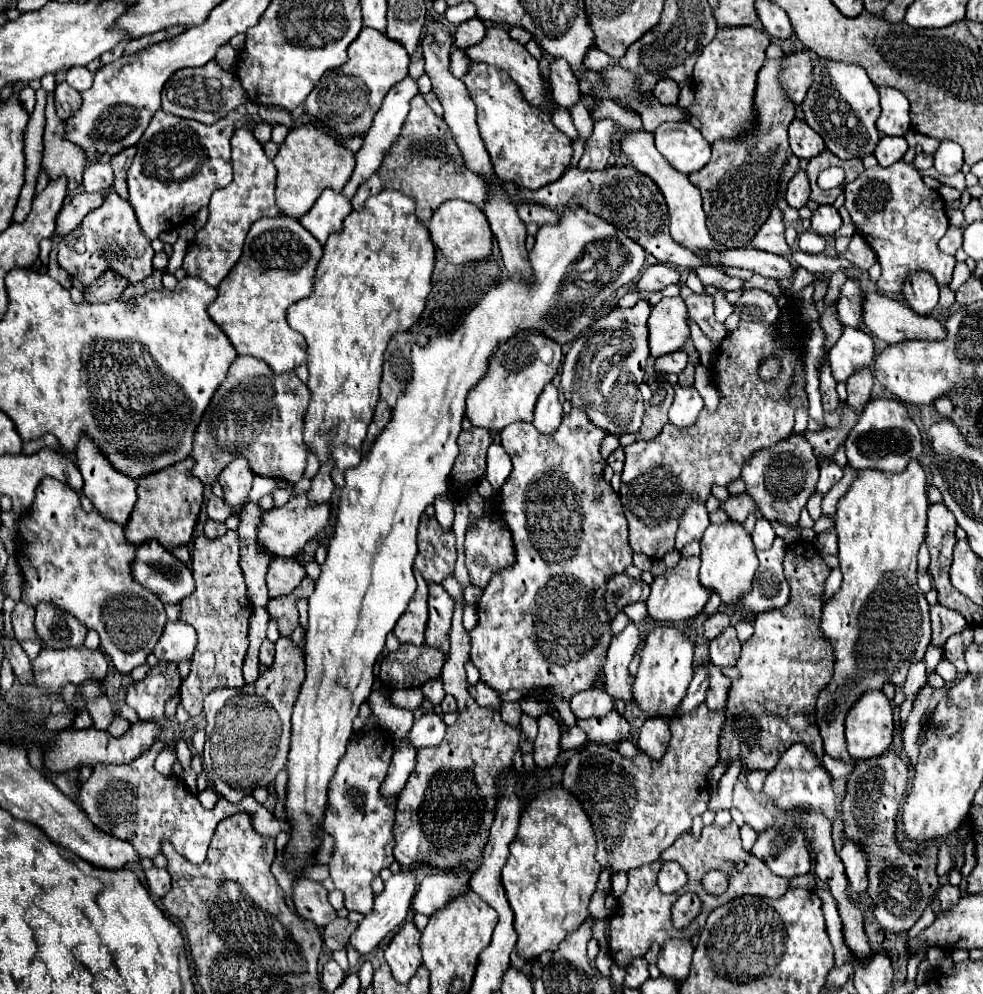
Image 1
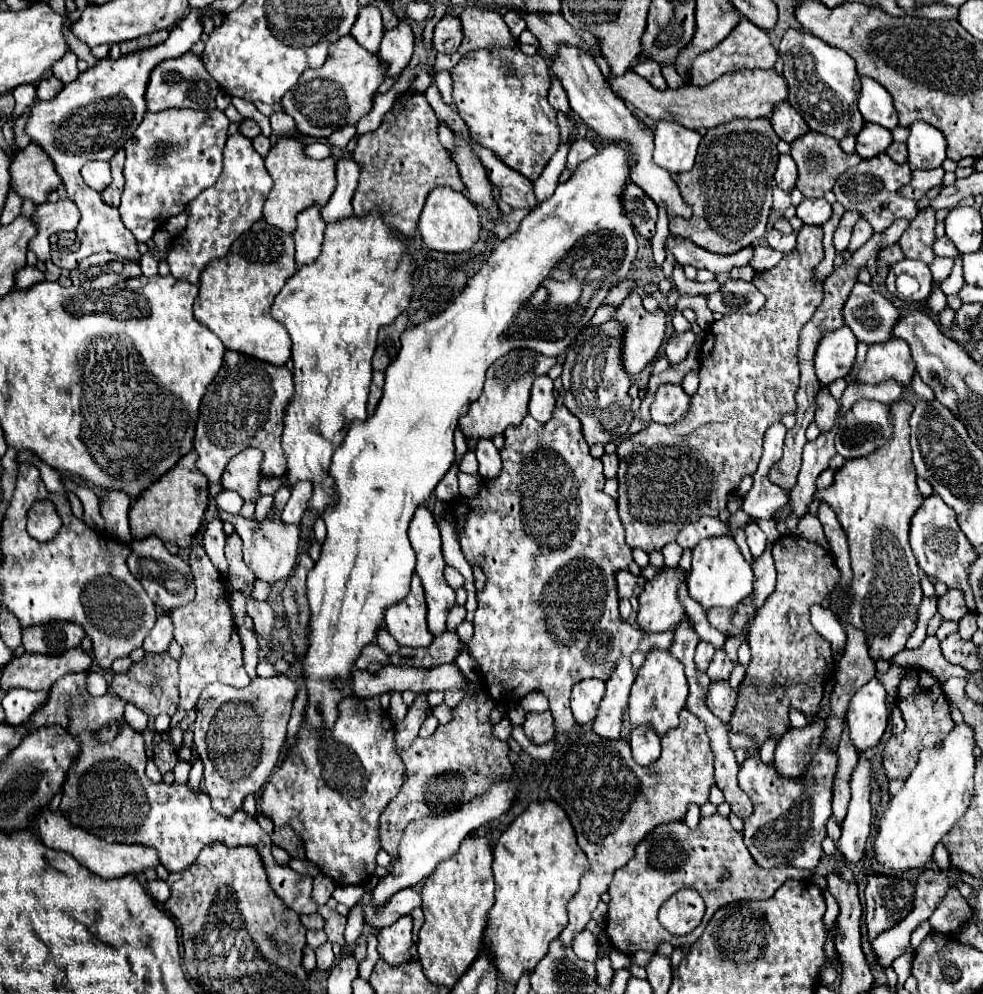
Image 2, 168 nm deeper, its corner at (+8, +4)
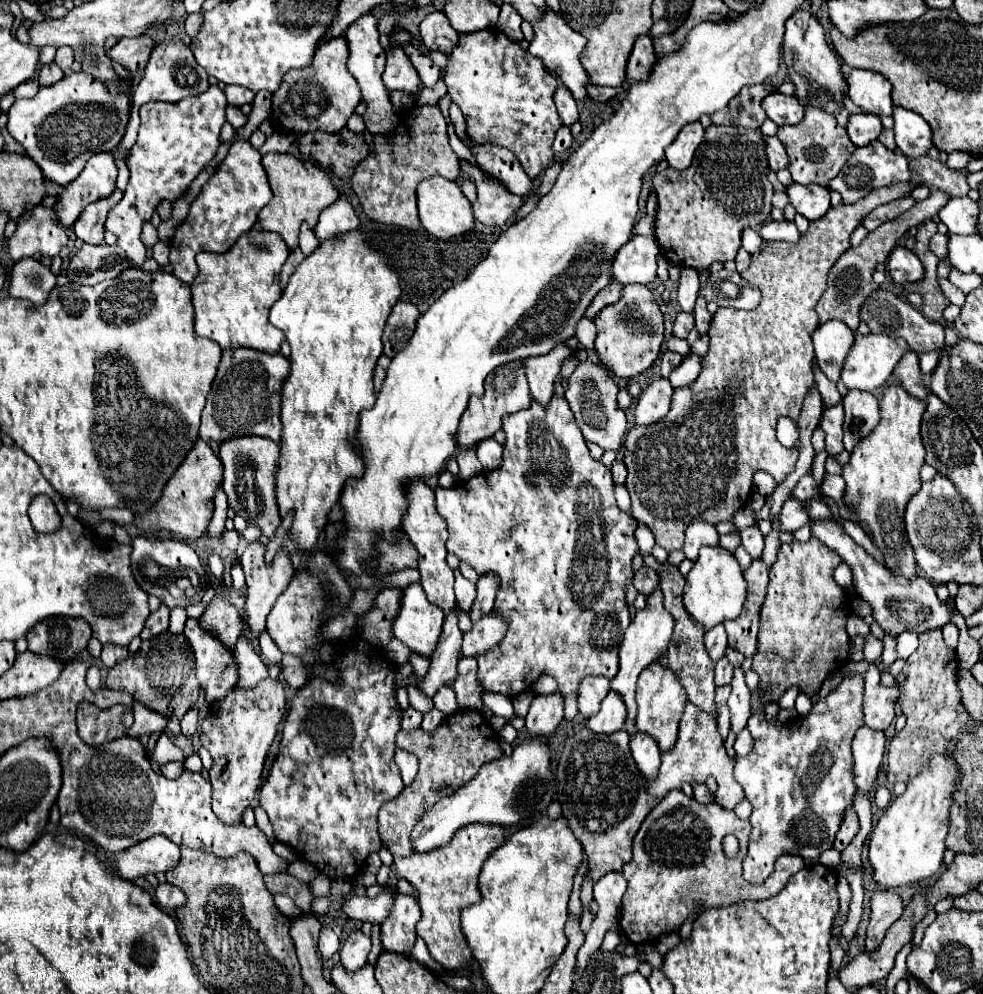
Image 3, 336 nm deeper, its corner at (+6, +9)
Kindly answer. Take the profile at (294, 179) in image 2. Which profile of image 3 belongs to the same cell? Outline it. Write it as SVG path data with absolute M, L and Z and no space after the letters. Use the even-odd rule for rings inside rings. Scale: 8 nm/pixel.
M289 153L263 155L263 167L267 171L269 185L273 189L273 199L261 209L259 223L265 231L279 233L283 237L283 241L293 249L297 243L297 237L299 237L301 223L315 227L319 213L339 197L339 191L333 185L329 173L321 165L301 161Z

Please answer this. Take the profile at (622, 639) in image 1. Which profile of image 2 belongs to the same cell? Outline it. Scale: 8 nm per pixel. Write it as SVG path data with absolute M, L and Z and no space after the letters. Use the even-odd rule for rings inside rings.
M621 658L617 662L617 668L613 670L611 678L605 682L607 690L605 696L599 704L597 716L593 720L593 732L603 736L603 738L619 738L621 736L621 722L623 722L623 712L629 702L629 690L633 684L635 676L631 670L629 658Z

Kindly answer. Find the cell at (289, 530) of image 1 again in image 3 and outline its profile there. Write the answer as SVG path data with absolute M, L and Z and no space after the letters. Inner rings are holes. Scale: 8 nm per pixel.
M251 541L245 551L241 553L241 567L245 571L245 579L247 579L247 603L245 603L245 613L247 613L247 623L253 629L253 633L257 635L259 631L265 629L265 619L271 611L271 607L275 605L277 597L287 589L287 585L291 583L295 569L293 563L289 559L289 553L285 549L277 551L275 559L271 563L265 561L265 545L259 541Z

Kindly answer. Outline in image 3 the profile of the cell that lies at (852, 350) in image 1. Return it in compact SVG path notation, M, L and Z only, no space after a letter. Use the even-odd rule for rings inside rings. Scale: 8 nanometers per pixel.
M827 321L813 331L817 365L833 383L839 381L841 367L853 343L855 343L855 333L843 321Z

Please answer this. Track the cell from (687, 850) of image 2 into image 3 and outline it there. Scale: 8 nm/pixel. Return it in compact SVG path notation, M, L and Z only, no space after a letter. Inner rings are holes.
M669 791L663 797L663 801L651 811L651 815L647 815L647 819L643 821L641 829L633 839L633 859L627 865L623 865L621 873L627 879L627 891L623 895L621 905L619 919L621 933L635 945L655 943L659 937L679 929L689 919L689 915L695 913L697 907L701 909L725 907L739 901L759 901L777 895L777 891L781 891L787 885L789 877L805 867L805 861L799 859L797 855L781 855L775 863L775 871L765 879L765 883L761 885L747 883L741 875L741 863L747 855L749 831L751 831L749 821L737 819L733 811L723 809L717 803L701 805L695 799L689 799L683 791ZM725 835L735 835L739 839L739 853L735 859L729 859L723 851Z

